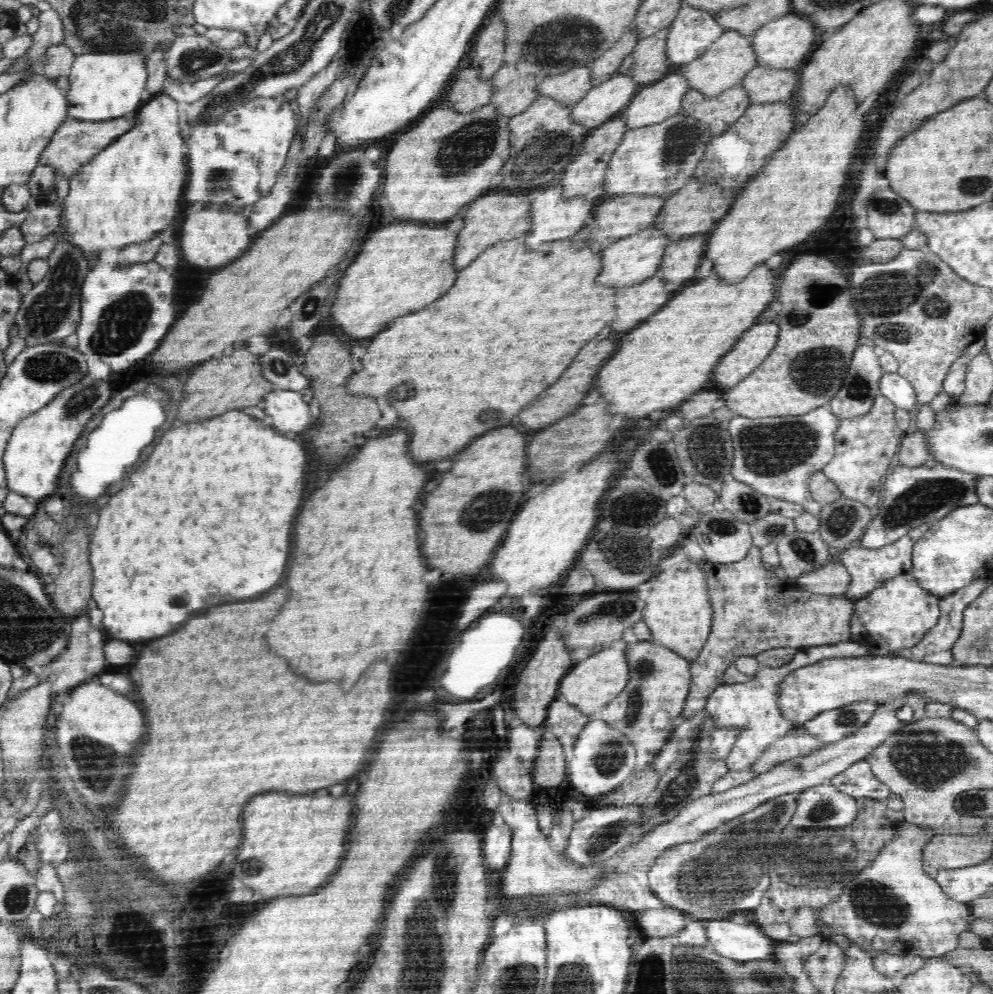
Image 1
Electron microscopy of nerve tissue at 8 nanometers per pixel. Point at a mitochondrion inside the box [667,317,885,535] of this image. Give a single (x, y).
(765, 451)

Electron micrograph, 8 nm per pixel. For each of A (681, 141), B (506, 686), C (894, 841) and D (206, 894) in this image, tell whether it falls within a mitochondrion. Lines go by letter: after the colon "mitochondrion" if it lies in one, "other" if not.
A: mitochondrion
B: other
C: other
D: other

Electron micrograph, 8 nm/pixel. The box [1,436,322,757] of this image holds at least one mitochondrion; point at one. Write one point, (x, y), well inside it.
(38, 540)

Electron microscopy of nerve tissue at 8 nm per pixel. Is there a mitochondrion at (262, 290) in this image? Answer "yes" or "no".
no

